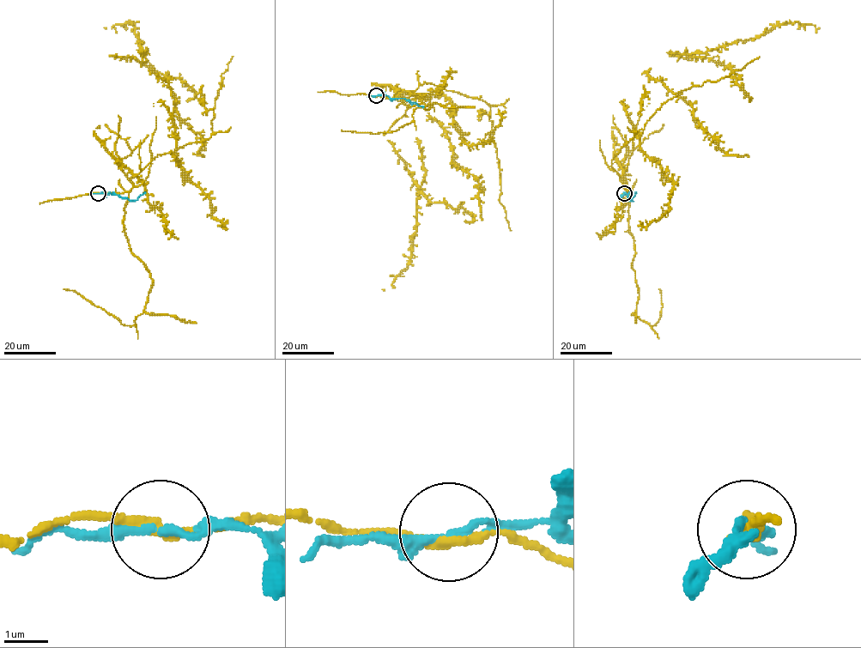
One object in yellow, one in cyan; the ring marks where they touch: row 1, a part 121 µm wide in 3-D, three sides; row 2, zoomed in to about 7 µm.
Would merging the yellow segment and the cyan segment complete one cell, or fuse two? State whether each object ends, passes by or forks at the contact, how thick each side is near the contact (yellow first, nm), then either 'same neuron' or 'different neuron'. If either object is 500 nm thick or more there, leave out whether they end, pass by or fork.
yellow passes by; cyan passes by; 240 nm thick on the yellow side, 190 nm on the other; different neuron

